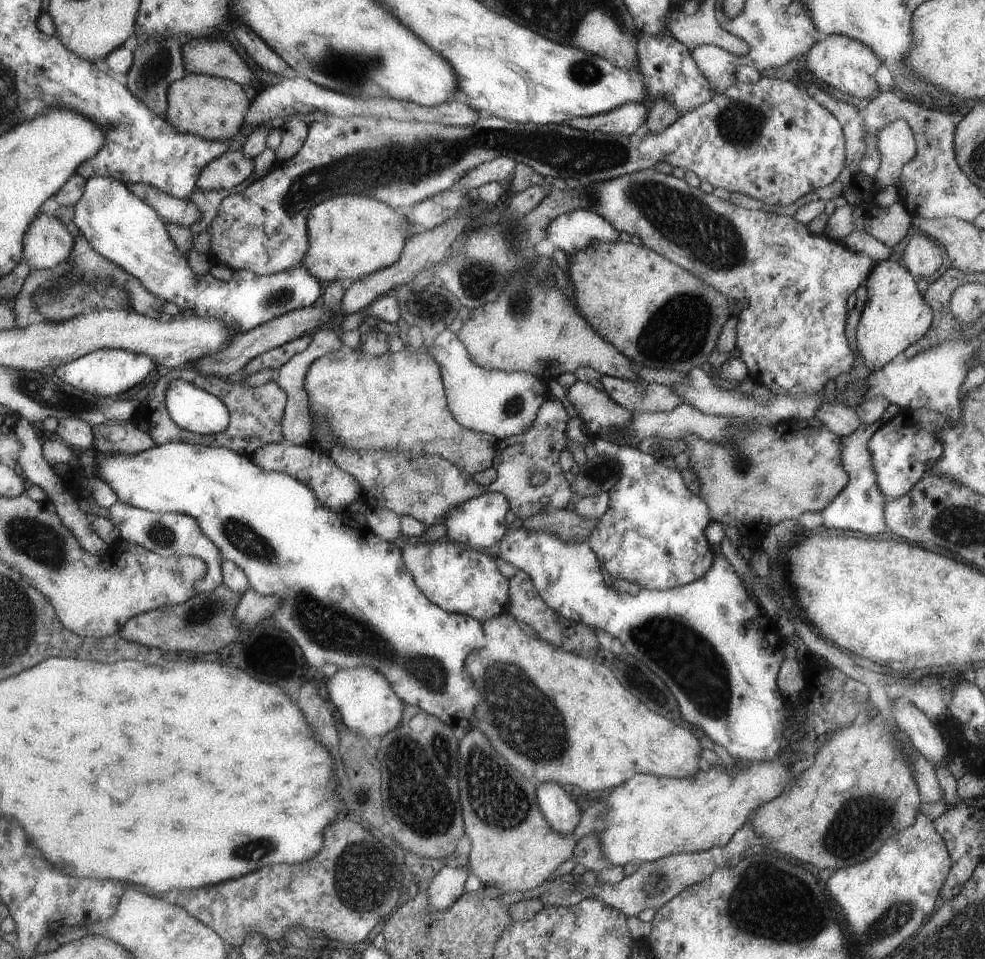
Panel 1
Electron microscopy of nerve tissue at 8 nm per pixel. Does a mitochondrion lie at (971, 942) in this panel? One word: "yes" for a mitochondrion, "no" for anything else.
yes

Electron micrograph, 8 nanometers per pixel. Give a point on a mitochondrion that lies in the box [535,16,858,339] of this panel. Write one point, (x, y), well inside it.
(690, 223)

